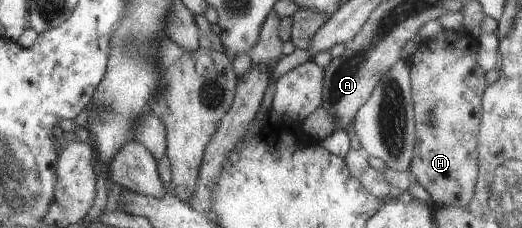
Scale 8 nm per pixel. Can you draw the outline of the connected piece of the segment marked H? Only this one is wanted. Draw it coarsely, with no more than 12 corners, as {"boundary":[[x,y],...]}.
{"boundary":[[448,29],[406,60],[412,176],[466,206],[488,85],[478,41]]}

